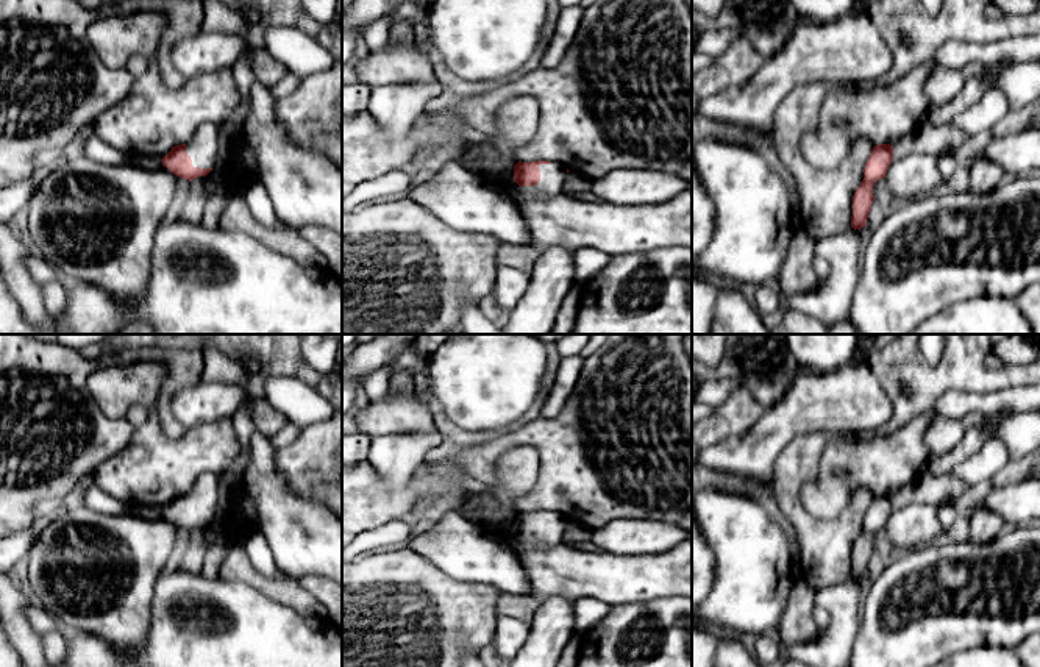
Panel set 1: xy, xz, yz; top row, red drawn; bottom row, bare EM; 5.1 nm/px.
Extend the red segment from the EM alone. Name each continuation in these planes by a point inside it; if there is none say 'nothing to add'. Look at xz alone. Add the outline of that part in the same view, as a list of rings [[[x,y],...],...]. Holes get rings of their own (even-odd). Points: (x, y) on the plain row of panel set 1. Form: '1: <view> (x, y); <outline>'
1: xz (552, 525); [[[557,512],[540,514],[540,531],[536,536],[522,536],[525,545],[557,545],[562,544],[562,534],[567,519]]]

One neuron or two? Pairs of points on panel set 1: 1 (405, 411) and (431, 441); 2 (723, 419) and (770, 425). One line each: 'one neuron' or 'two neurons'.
1: two neurons
2: two neurons

